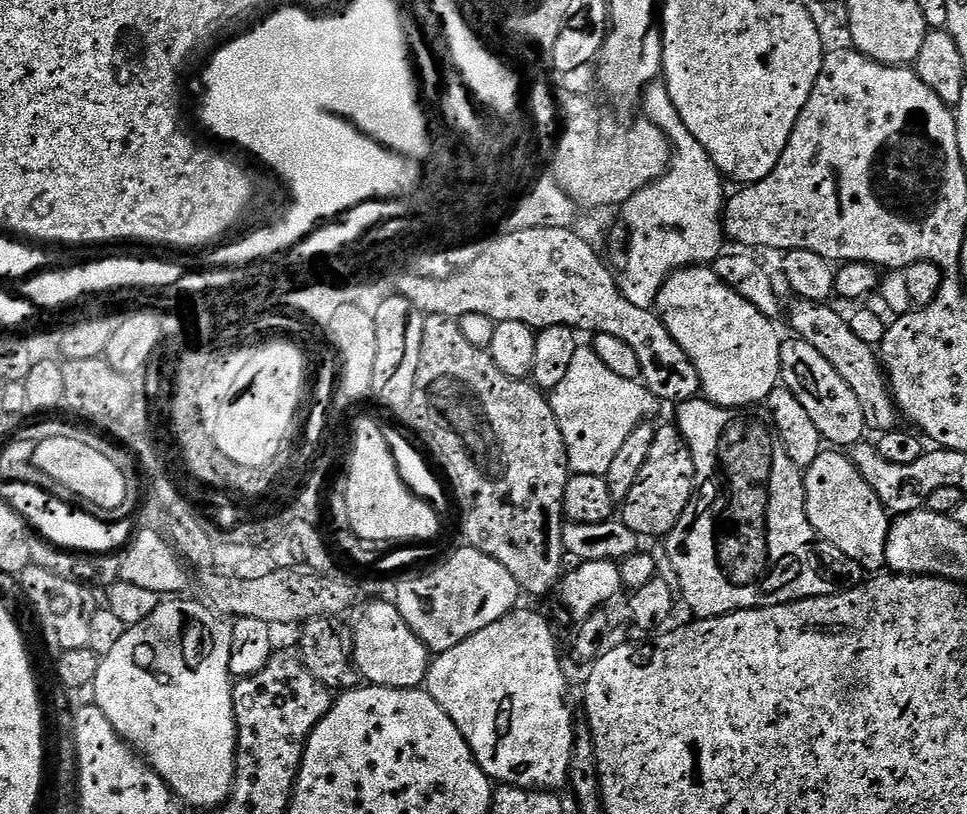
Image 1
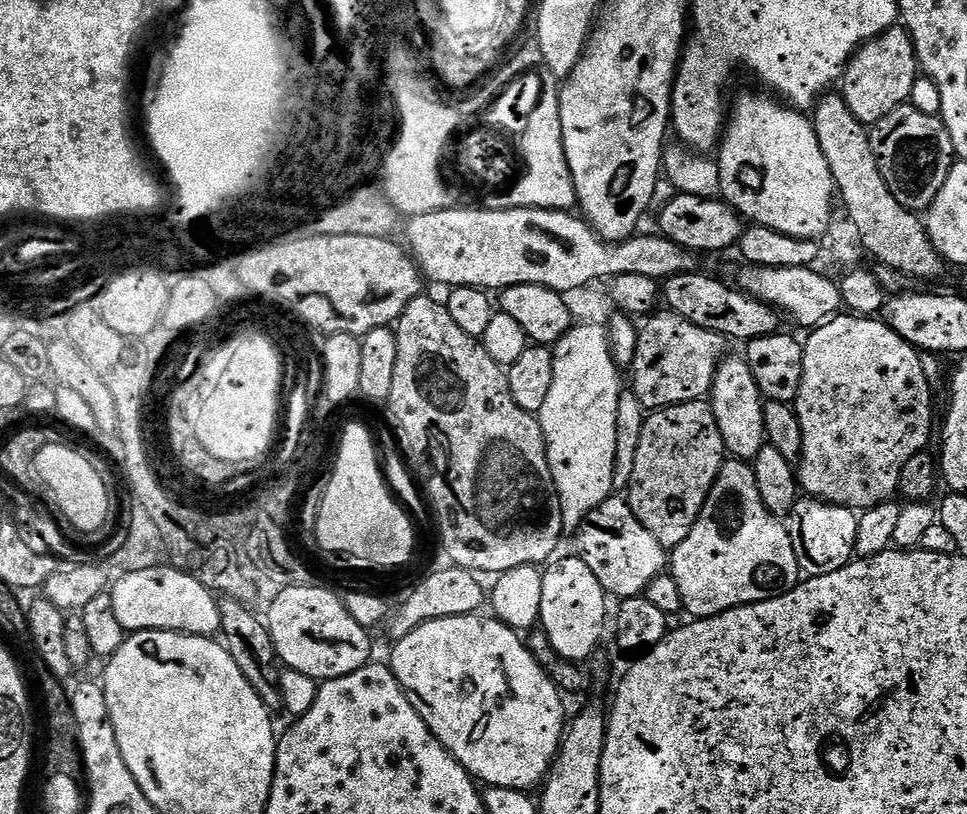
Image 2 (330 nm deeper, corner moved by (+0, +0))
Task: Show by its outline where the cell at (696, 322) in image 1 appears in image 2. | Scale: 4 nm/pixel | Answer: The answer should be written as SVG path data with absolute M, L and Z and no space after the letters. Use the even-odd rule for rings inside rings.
M743 359L730 360L719 365L716 382L710 393L710 403L724 438L725 449L735 459L752 462L766 445L765 401L760 395L760 387L754 382L752 371L748 369L747 363Z

